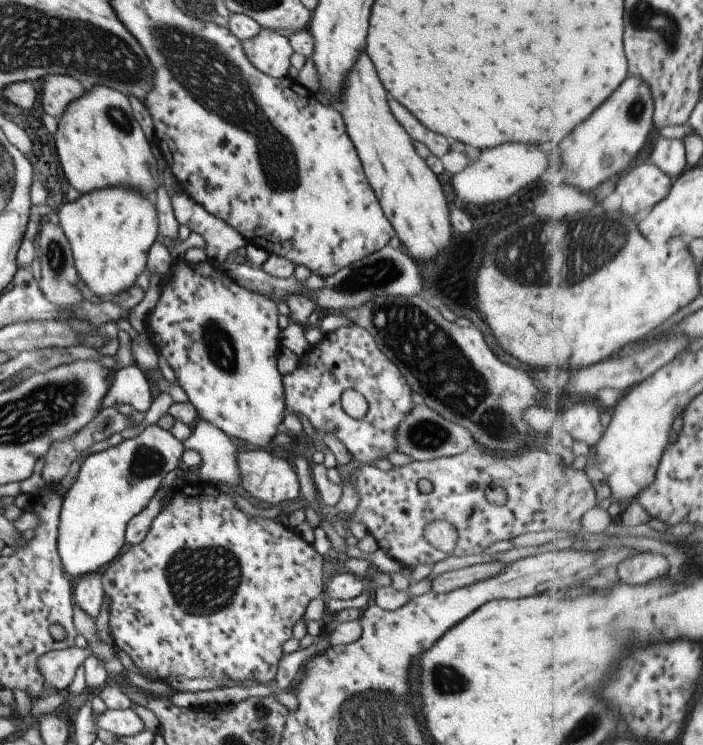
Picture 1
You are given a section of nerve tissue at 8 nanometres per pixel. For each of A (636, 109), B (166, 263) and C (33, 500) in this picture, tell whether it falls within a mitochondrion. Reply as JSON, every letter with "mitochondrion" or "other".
{"A":"mitochondrion","B":"other","C":"other"}

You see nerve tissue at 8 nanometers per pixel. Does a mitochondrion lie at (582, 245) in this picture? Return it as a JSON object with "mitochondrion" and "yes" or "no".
{"mitochondrion":"yes"}

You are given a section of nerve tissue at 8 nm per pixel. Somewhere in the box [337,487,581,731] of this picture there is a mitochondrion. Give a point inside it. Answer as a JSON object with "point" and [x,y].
{"point":[445,680]}

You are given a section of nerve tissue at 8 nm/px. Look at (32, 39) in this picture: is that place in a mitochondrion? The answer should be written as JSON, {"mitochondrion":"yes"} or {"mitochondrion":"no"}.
{"mitochondrion":"yes"}

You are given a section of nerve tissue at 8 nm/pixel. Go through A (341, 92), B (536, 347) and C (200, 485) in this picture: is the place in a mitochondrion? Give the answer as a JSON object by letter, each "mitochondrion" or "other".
{"A":"other","B":"other","C":"other"}

